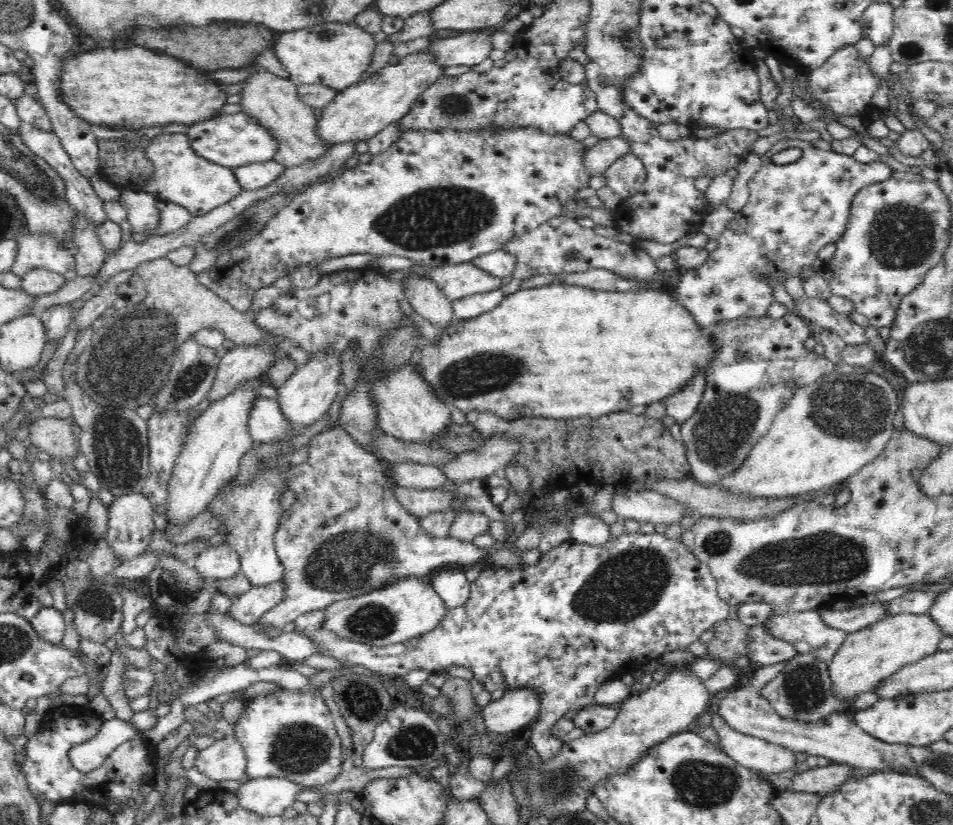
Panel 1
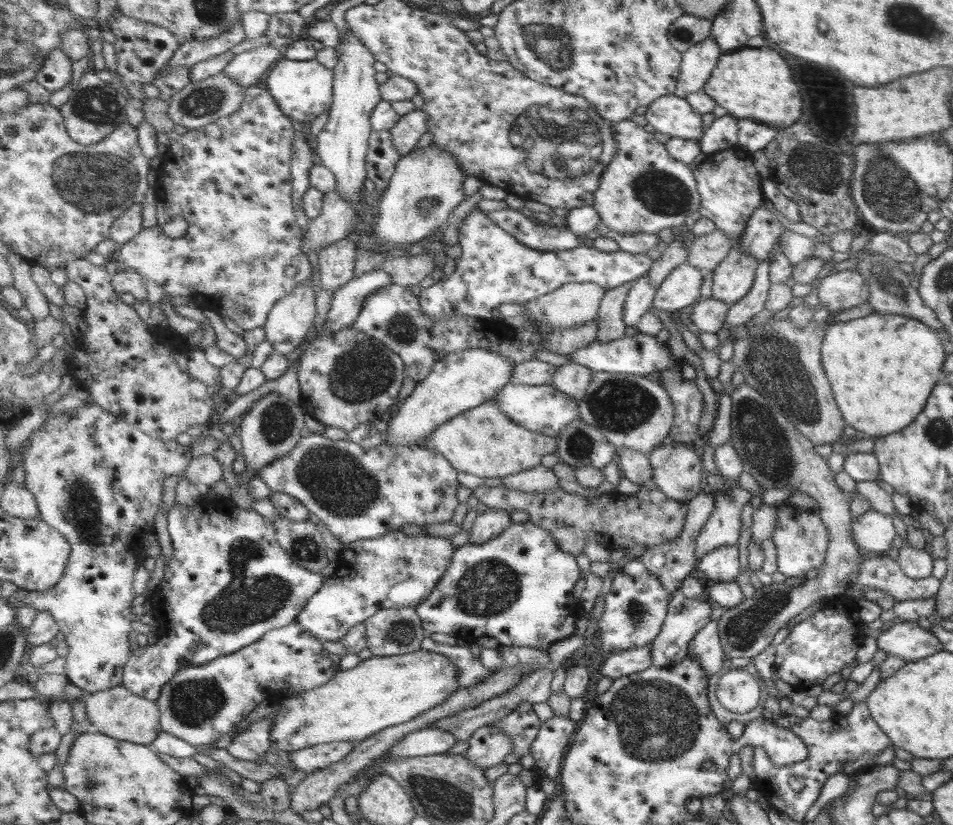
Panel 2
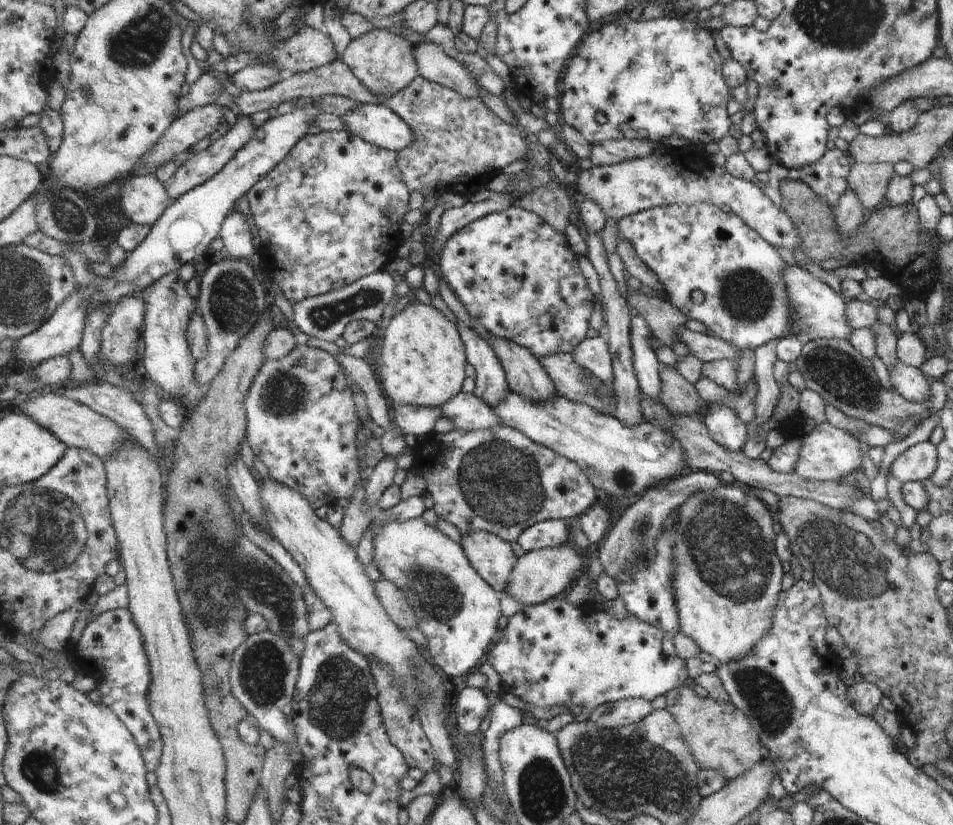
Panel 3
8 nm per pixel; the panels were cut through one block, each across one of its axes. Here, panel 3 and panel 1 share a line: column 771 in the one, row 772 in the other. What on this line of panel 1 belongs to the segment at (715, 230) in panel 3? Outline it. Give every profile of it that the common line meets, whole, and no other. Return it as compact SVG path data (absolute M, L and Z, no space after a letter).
M290 691L280 692L276 696L270 696L270 698L254 700L254 702L248 703L246 711L241 714L237 725L234 726L236 731L236 737L240 742L244 752L246 753L246 759L248 759L248 766L246 766L246 773L248 773L251 778L260 777L286 777L292 781L296 781L306 787L319 787L321 784L332 780L340 771L342 771L342 761L343 761L343 747L341 744L340 736L338 736L338 731L334 727L334 720L332 719L332 714L328 709L328 706L324 703L320 694L315 696L315 694L310 694L309 692L298 692Z

